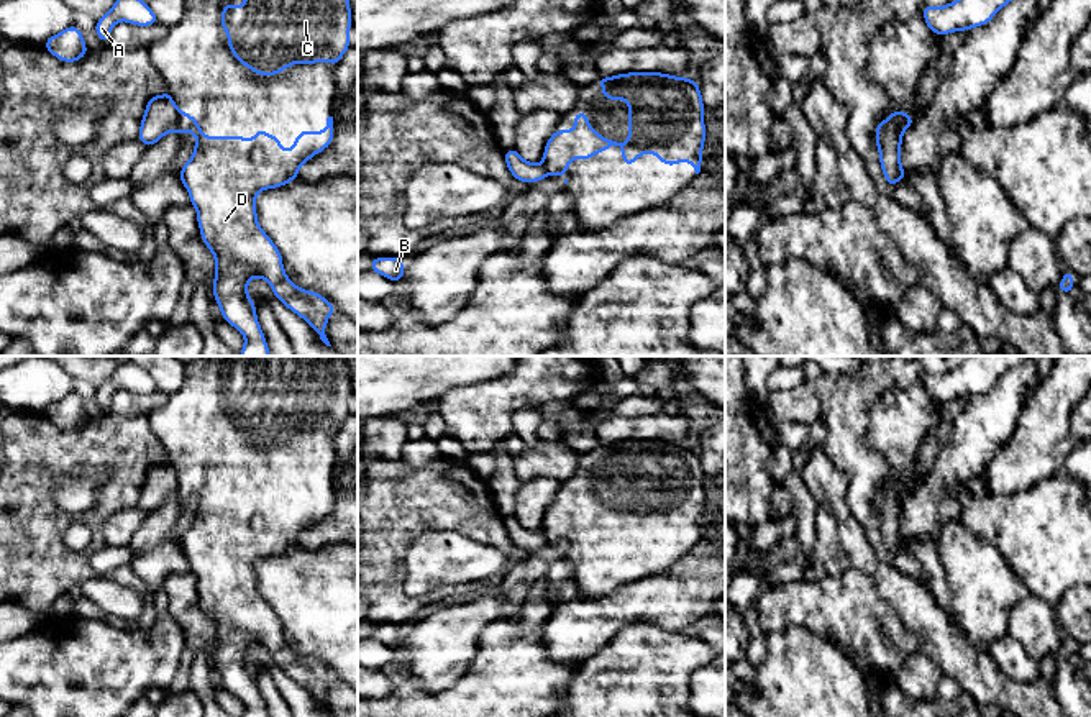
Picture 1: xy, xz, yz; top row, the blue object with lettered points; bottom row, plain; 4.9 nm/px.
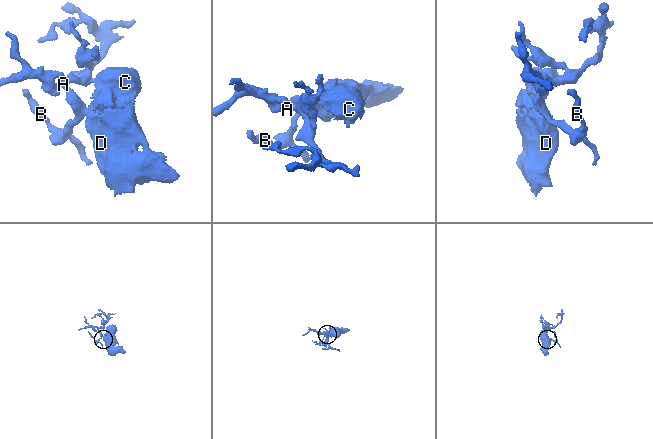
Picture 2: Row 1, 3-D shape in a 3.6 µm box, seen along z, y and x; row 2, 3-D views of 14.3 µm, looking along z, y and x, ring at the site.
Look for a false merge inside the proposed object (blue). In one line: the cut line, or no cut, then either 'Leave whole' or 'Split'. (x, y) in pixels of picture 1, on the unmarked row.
Split along xy (179, 479), (176, 497). Split

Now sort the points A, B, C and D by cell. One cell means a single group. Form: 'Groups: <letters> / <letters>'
Groups: A B / C D

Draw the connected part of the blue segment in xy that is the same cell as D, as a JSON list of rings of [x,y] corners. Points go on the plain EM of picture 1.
[[[185,477],[179,479],[177,499],[195,502],[194,522],[179,546],[197,578],[202,609],[215,625],[213,664],[221,686],[243,701],[241,717],[269,717],[248,661],[253,645],[264,646],[274,664],[331,714],[325,696],[336,676],[318,660],[300,656],[287,645],[279,615],[258,591],[256,563],[295,548],[300,533],[331,512],[333,484],[318,502],[302,497],[292,517],[282,517],[281,505],[266,497],[256,497],[253,509],[246,504],[205,504],[202,492]]]

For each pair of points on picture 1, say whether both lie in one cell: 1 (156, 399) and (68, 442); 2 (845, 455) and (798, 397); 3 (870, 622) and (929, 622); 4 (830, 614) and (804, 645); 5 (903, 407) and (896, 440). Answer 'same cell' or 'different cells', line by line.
1: same cell
2: different cells
3: different cells
4: different cells
5: same cell

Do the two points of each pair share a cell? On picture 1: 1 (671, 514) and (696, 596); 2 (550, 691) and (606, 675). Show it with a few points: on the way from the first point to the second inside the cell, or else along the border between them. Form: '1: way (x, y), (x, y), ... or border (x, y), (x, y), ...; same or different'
1: border (702, 520), (701, 538), (671, 565), (652, 576); different
2: border (578, 666), (565, 699); different

